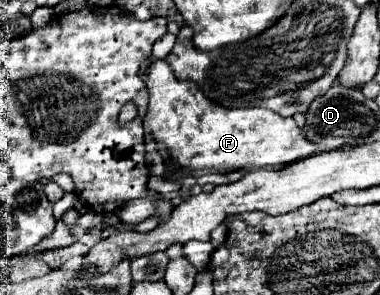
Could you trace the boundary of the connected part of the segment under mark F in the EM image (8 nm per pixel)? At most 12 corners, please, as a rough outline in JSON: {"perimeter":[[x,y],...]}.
{"perimeter":[[150,62],[142,126],[188,172],[318,152],[294,118],[224,108]]}

